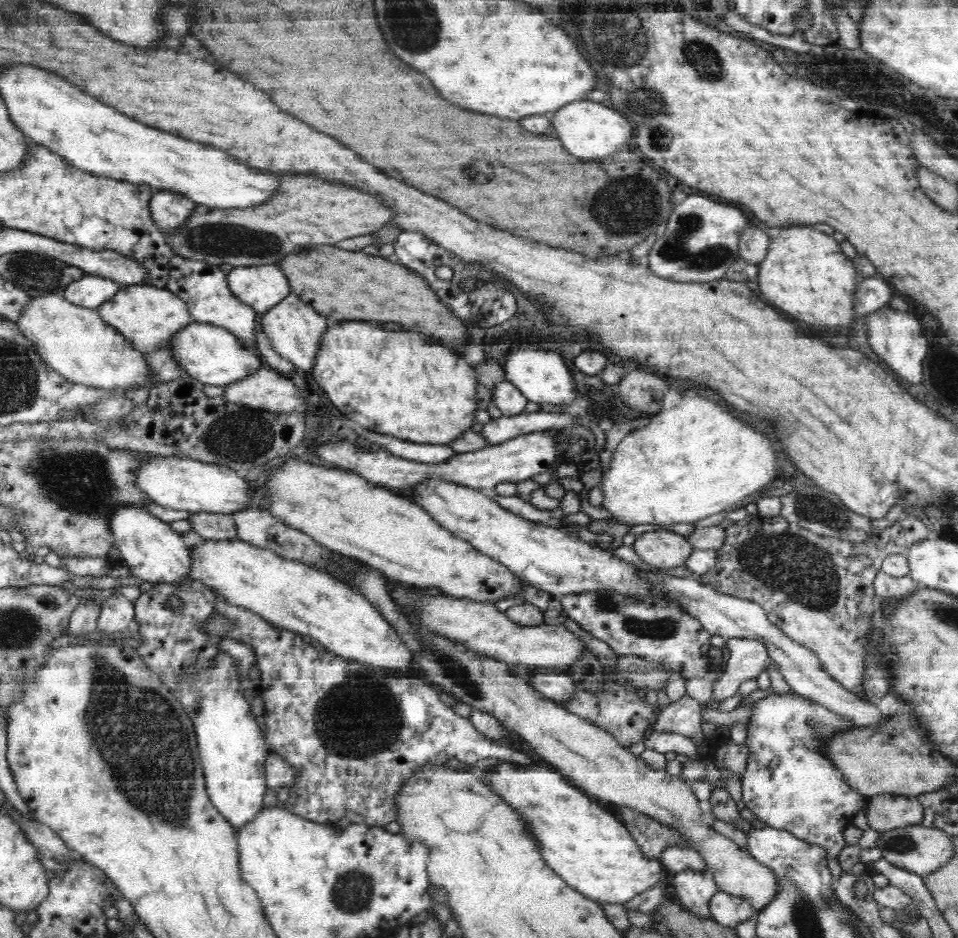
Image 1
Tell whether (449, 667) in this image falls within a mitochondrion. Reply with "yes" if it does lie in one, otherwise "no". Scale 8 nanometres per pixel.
yes

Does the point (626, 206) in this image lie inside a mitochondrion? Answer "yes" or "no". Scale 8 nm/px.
yes

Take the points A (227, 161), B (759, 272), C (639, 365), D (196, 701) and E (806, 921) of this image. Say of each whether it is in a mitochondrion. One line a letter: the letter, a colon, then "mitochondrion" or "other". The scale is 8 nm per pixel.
A: other
B: other
C: other
D: mitochondrion
E: mitochondrion

